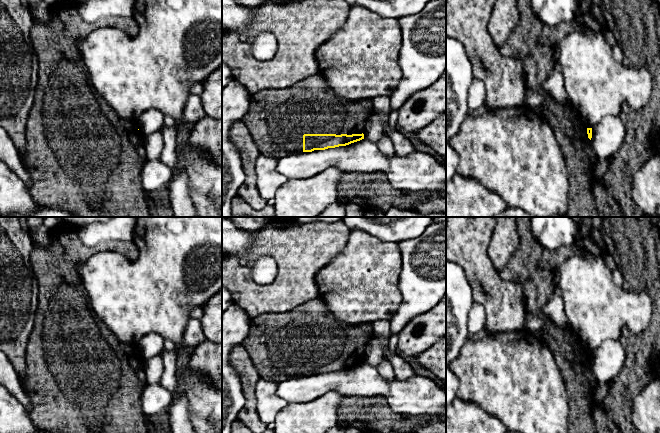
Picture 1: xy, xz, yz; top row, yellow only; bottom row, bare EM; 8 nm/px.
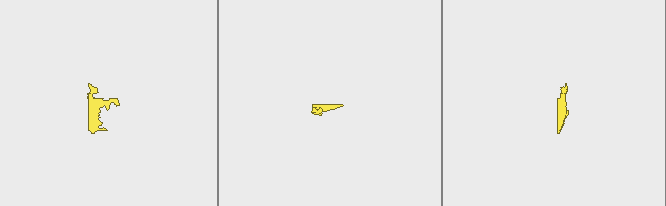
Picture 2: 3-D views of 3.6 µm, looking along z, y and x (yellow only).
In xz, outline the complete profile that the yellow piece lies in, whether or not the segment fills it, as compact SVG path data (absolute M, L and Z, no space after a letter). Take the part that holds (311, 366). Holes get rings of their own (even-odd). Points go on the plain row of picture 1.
M320 298L280 314L262 314L251 319L248 336L242 344L258 370L260 378L282 382L290 377L312 376L339 370L346 370L364 363L365 347L373 337L370 323L350 325L337 320Z

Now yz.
M517 217L516 225L520 238L520 245L515 251L507 266L499 272L506 281L517 281L521 284L525 298L526 313L536 315L544 320L547 329L543 341L552 351L557 365L565 382L568 402L568 433L597 433L595 429L594 412L602 408L602 404L595 400L594 390L598 385L591 368L592 352L586 352L579 345L576 348L576 336L572 327L562 330L554 325L542 312L543 306L553 295L553 271L558 269L568 258L580 253L575 244L557 249L554 252L544 249L532 235L531 217Z

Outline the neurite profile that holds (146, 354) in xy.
M150 332L144 337L142 337L140 343L138 344L138 350L140 356L145 360L149 360L154 356L161 354L164 350L163 348L164 338L159 333Z

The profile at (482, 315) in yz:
M474 302L468 319L468 329L470 334L476 334L485 327L486 313L484 306Z

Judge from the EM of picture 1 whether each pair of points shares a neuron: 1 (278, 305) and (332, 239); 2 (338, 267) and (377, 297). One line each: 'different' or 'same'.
1: same
2: same

